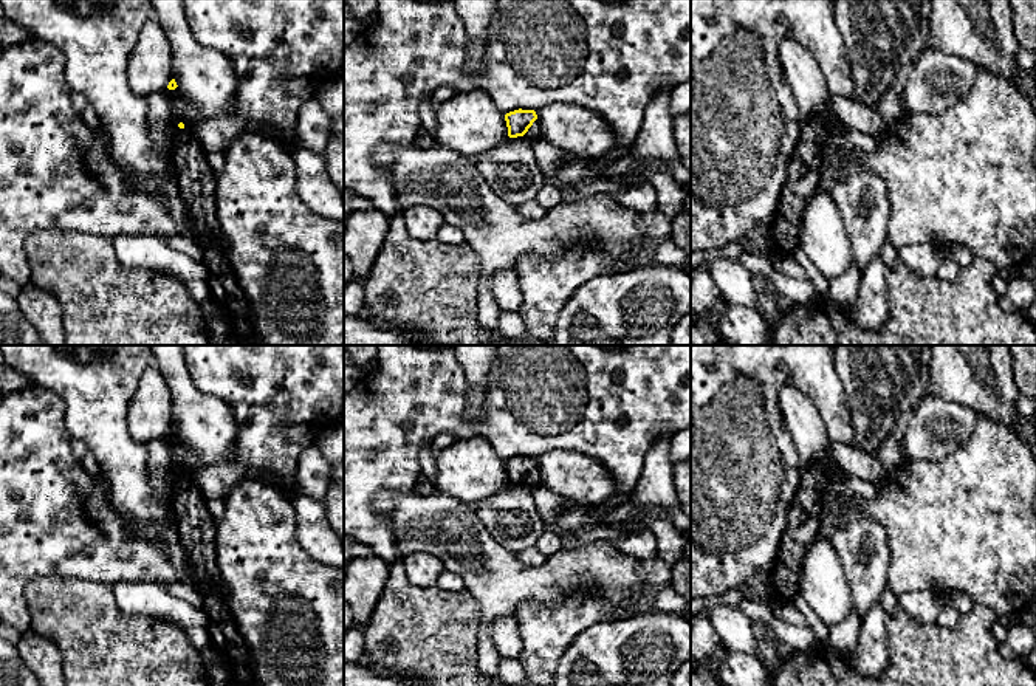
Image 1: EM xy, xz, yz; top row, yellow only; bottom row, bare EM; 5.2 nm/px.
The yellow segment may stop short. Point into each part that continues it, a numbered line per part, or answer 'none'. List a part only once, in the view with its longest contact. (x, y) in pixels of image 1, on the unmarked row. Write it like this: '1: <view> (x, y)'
1: xz (535, 479)

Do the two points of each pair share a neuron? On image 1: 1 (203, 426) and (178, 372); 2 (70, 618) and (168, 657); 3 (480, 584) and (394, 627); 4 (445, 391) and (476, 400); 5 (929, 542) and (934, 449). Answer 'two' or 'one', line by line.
1: one
2: one
3: two
4: two
5: two

